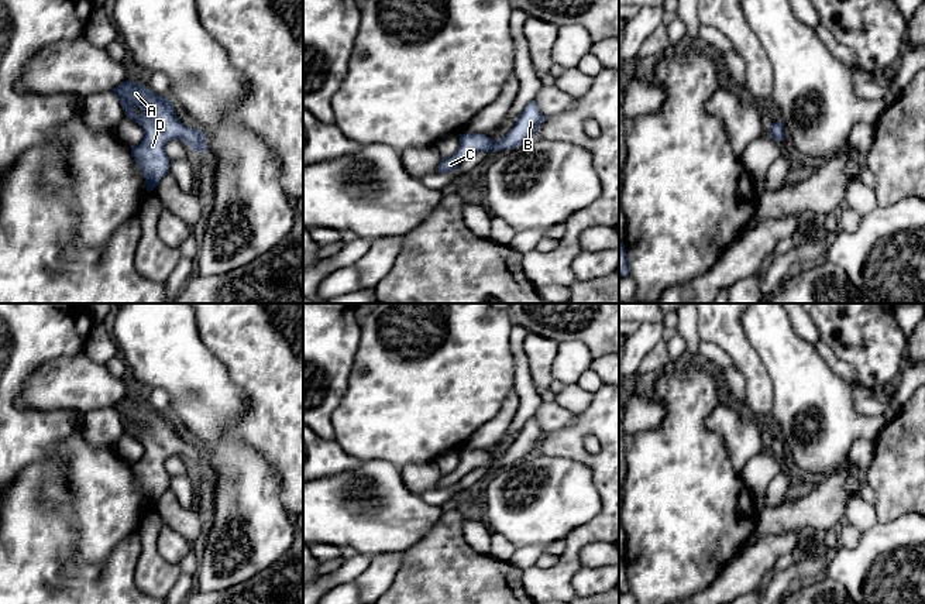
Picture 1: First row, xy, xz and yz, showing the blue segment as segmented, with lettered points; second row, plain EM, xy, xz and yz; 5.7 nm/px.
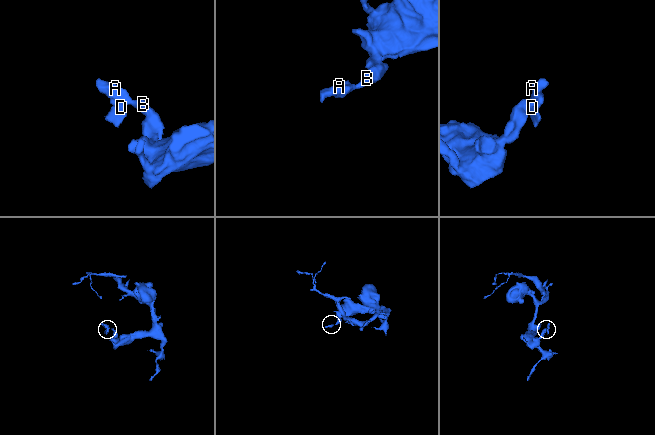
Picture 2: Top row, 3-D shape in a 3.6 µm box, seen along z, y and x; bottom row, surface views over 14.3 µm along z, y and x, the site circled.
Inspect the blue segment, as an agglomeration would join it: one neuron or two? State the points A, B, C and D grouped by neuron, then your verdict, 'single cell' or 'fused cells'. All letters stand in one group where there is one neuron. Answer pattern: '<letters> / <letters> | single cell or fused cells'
A B C D | single cell

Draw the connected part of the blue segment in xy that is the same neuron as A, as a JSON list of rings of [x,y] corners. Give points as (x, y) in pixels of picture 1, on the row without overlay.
[[[131,397],[116,402],[111,409],[118,413],[125,433],[144,447],[141,459],[131,461],[131,470],[147,498],[148,508],[169,490],[169,474],[165,469],[168,457],[179,454],[196,470],[206,467],[204,450],[197,445],[185,443],[168,413],[158,412],[145,401]]]

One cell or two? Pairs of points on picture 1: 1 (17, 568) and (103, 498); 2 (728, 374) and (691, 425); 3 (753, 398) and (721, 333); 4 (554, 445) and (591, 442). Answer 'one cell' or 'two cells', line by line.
1: two cells
2: two cells
3: one cell
4: two cells

